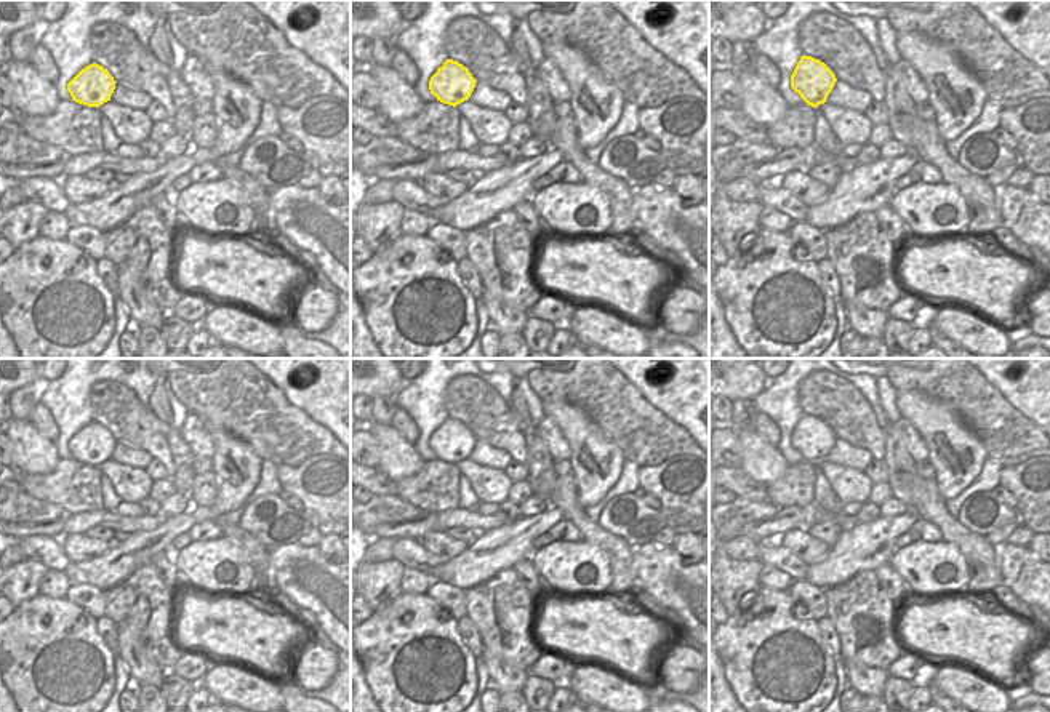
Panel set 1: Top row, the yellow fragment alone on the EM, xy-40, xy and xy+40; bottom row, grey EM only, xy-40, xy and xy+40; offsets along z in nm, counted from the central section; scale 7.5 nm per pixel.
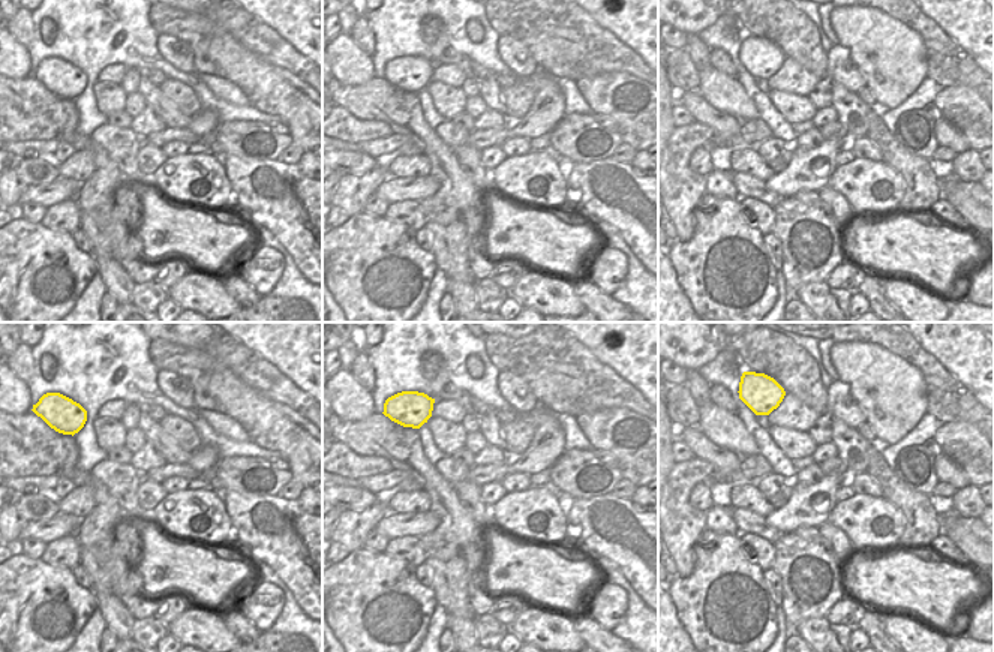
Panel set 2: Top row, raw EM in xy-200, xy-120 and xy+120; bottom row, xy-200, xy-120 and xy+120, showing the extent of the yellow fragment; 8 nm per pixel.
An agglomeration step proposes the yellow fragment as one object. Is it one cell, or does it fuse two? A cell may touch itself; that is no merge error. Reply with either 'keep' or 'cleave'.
keep

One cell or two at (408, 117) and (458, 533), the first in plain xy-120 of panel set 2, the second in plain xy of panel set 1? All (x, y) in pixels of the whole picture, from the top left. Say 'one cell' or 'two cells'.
two cells

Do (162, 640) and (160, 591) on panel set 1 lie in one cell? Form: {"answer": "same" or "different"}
{"answer": "same"}

